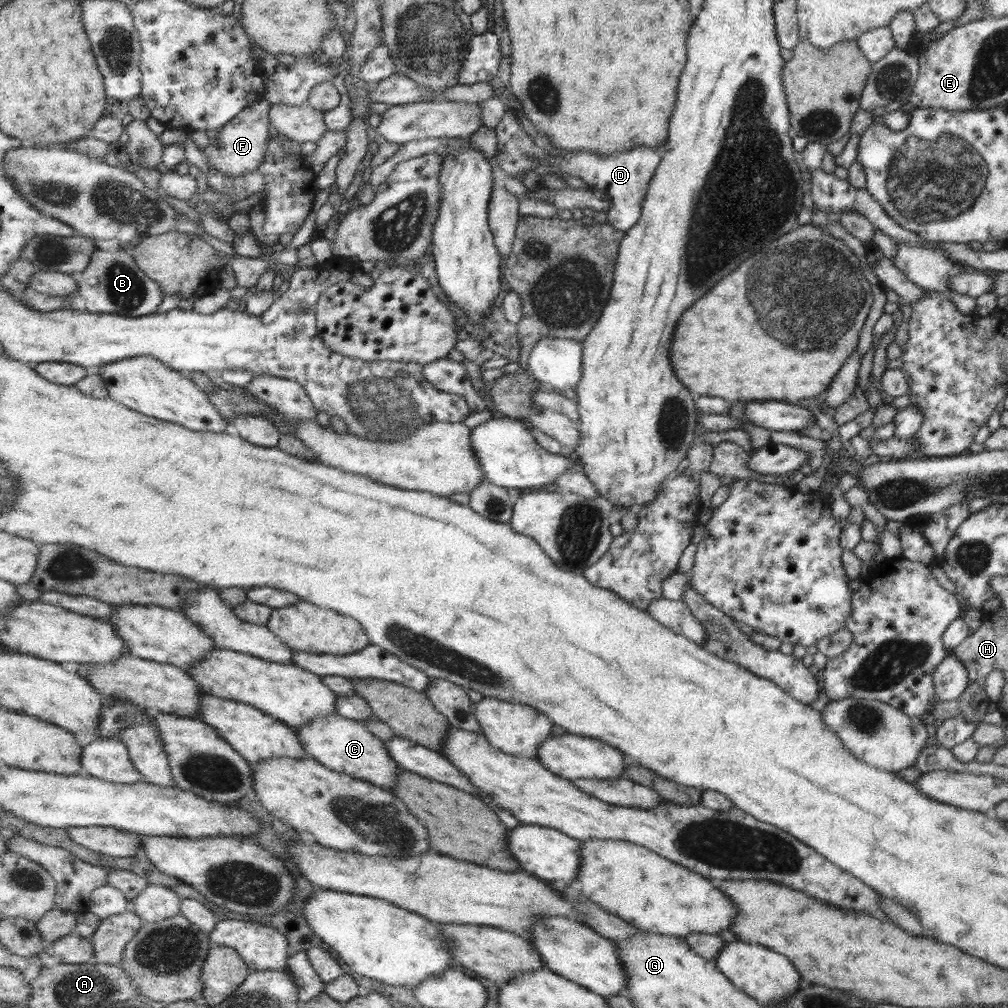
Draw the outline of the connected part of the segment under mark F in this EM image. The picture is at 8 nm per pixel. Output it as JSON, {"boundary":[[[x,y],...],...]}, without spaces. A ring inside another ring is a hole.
{"boundary":[[[267,98],[257,101],[219,130],[218,136],[210,140],[209,146],[203,150],[203,154],[208,158],[210,170],[217,169],[228,177],[238,177],[259,168],[269,150],[271,140],[271,107],[272,104]]]}

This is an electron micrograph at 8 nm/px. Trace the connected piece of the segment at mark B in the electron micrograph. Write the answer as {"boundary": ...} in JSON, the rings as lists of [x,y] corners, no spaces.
{"boundary":[[[124,246],[116,249],[95,249],[92,263],[82,273],[75,275],[78,294],[84,298],[86,310],[93,313],[109,313],[119,316],[140,317],[157,312],[166,298],[162,286],[146,275]]]}

